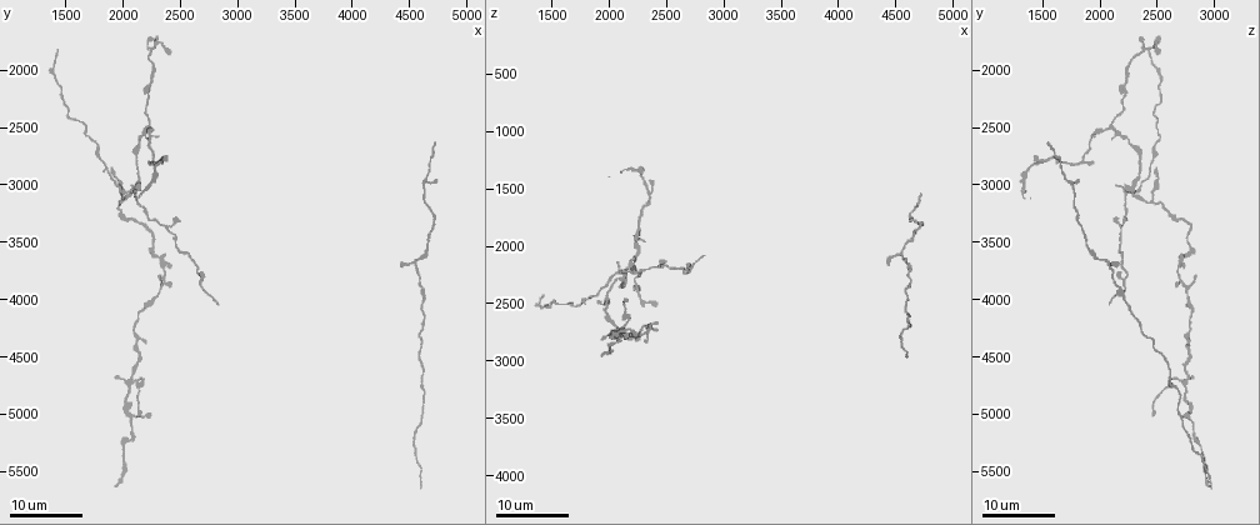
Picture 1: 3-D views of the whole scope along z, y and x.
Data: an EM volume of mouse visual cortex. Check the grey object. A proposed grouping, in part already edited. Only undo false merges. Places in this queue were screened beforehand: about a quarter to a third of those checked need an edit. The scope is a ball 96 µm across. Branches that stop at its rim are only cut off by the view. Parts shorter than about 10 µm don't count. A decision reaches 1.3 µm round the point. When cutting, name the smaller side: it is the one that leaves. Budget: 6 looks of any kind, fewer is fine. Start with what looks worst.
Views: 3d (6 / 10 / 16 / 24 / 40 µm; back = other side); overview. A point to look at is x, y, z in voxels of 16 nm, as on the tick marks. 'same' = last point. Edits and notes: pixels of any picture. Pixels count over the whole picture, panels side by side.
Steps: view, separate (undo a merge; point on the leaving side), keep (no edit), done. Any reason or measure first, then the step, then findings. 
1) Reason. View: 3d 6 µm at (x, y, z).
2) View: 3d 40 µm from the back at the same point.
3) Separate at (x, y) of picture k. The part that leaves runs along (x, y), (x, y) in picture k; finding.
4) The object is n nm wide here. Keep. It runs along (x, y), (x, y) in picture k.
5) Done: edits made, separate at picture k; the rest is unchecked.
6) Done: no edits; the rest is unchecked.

A fork. View: 3d 24 µm at (2080, 3060, 2300).

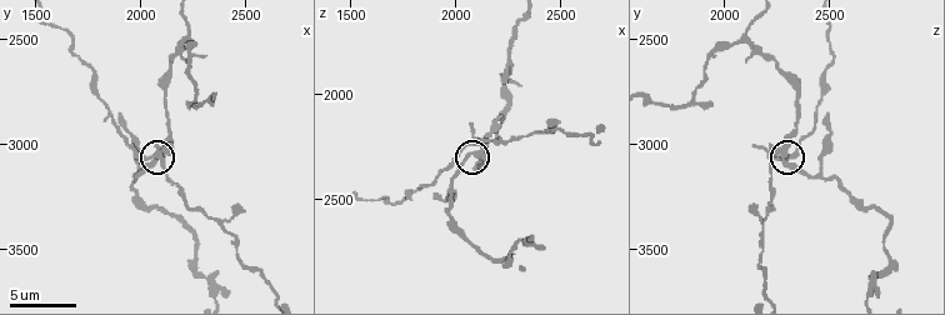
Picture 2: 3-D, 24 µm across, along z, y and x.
Zoom in. View: 3d 6 µm at (2090, 3050, 2290).

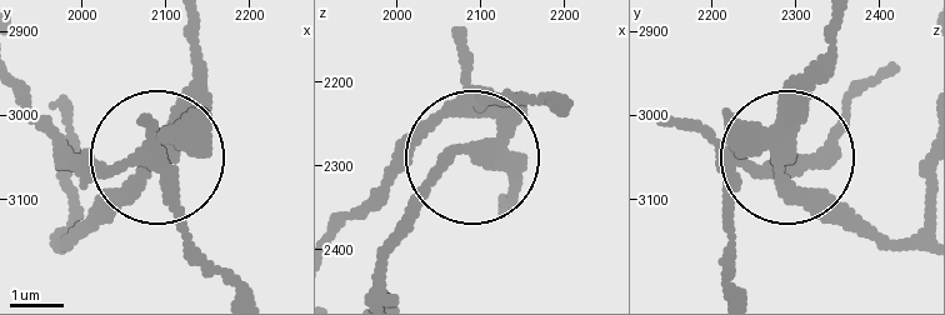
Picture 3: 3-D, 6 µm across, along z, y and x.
The side arm is 35 µm long. Separate at (158, 129) of picture 3. The part that leaves runs along (188, 145), (89, 159), (21, 91) in picture 3; a second cell is stuck on.

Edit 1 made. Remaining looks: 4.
A fork. View: 3d 24 µm at (4560, 3720, 2100).

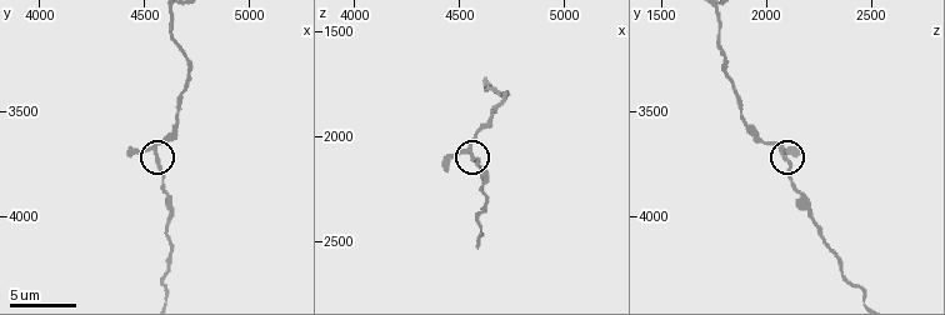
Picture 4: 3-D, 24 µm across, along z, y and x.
View: 3d 10 µm at (4560, 3700, 2080).

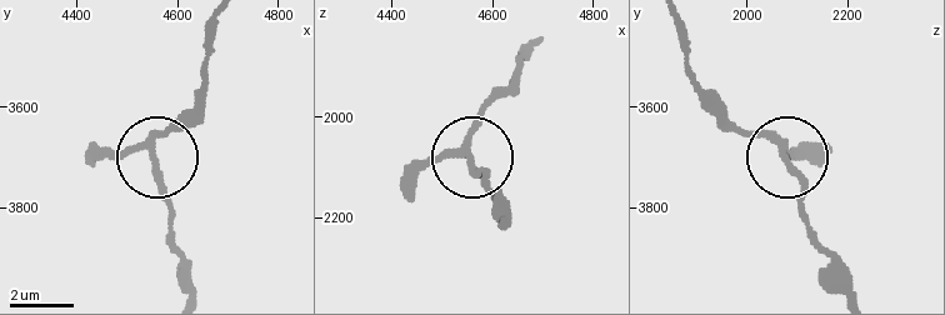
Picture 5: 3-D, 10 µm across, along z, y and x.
Keep. One cell here.

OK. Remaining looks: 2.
Four arms meet. View: 3d 16 µm at (2060, 4720, 2740).

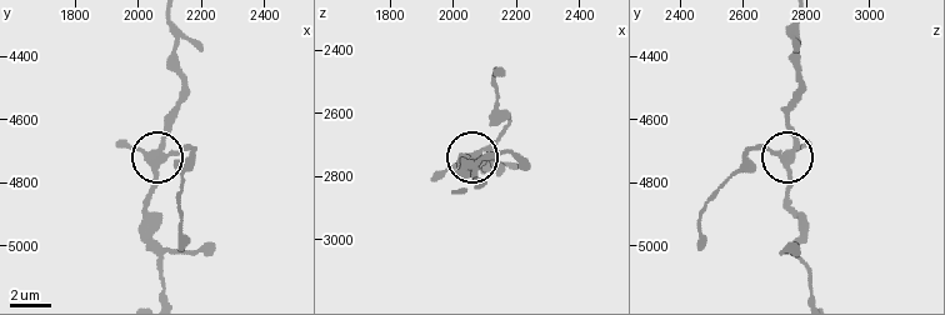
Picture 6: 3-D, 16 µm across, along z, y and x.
View: 3d 6 µm at (2070, 4720, 2730).

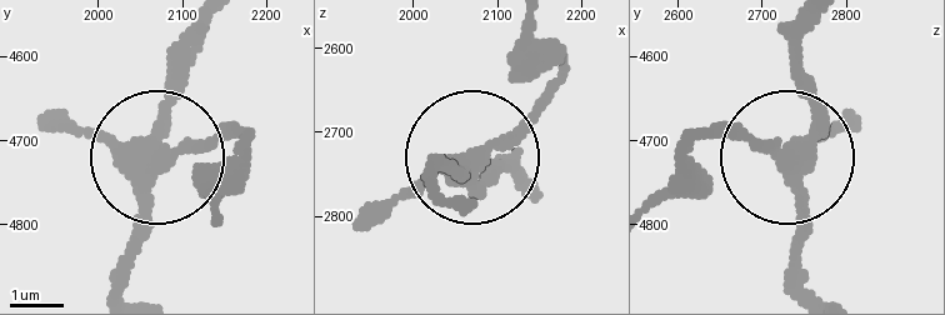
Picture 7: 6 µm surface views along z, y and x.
4 arms meet here. Keep. It runs along (524, 190), (505, 173), (479, 181), (474, 163), (569, 69) in picture 7; all the same cell.

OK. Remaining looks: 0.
Done: edits made, separate at picture 3; the rest is unchecked.

